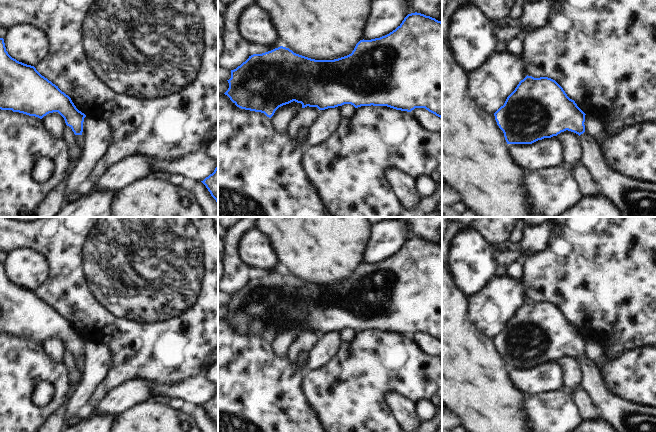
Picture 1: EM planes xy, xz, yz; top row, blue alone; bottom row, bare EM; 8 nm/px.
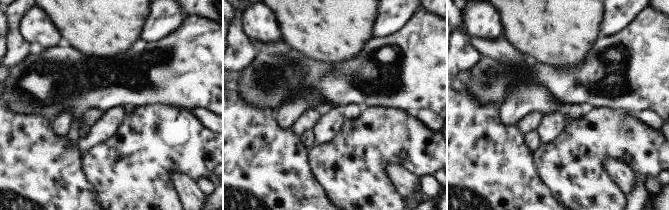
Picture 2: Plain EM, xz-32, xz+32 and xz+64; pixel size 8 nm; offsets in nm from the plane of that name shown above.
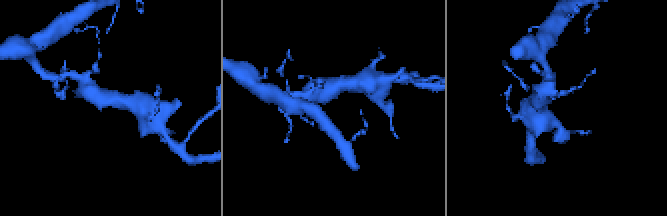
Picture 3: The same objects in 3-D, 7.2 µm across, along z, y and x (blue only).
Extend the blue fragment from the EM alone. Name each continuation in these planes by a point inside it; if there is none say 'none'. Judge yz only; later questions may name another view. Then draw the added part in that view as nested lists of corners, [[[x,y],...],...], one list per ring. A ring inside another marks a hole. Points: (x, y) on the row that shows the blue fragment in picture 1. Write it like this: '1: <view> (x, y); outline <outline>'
1: yz (634, 197); outline [[[584,132],[579,139],[583,150],[581,161],[597,183],[599,191],[620,209],[622,216],[656,217],[656,182],[633,178],[608,167],[595,136]]]

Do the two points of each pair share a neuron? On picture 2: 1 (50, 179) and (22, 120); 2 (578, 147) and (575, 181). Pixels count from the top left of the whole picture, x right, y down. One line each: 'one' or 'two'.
1: one
2: one

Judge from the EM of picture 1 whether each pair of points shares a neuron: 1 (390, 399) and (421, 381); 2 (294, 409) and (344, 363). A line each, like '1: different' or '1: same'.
1: different
2: different

